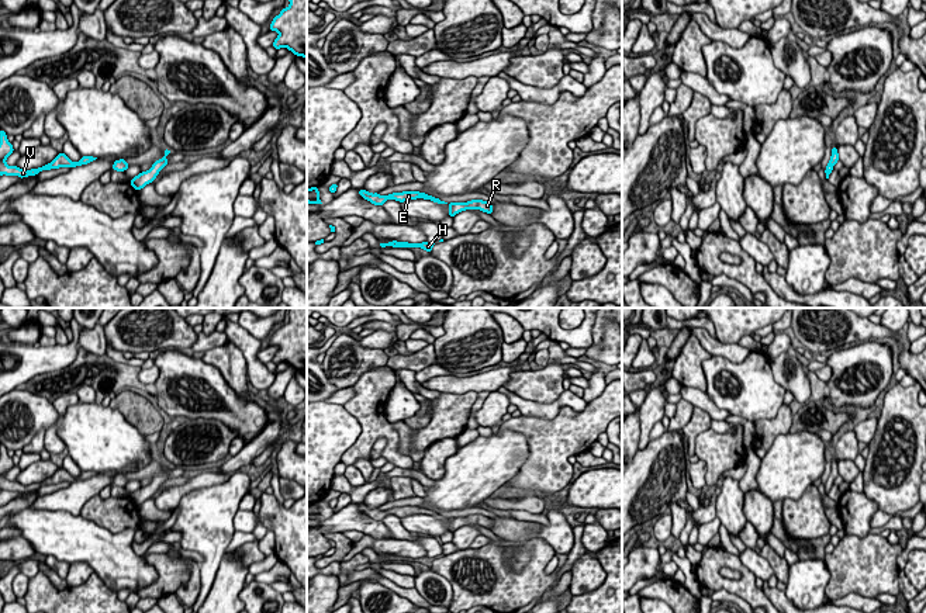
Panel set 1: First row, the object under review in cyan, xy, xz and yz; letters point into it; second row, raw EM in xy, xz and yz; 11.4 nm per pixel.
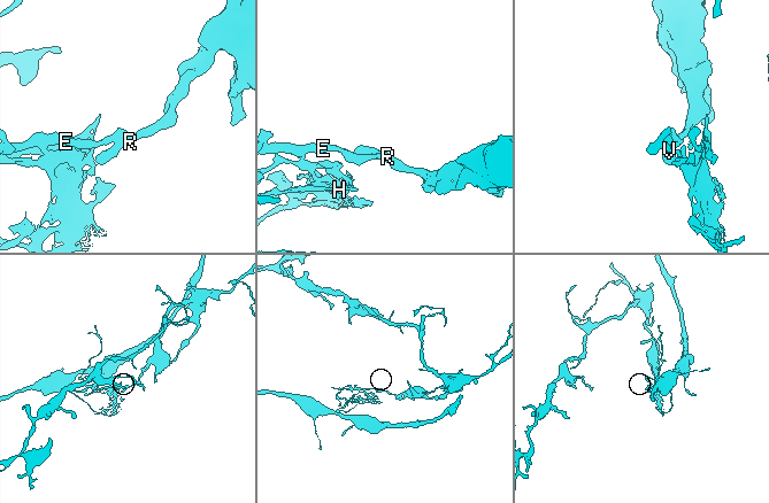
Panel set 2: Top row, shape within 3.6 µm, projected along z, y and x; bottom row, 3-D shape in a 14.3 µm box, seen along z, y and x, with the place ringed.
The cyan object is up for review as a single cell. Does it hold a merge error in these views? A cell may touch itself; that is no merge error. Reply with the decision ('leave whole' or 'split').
split

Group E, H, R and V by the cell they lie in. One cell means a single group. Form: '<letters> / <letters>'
E H V / R

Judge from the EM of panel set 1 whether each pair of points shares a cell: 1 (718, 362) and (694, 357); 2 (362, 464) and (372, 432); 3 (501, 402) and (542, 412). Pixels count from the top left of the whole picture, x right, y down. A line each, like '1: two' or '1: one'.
1: two
2: two
3: two

